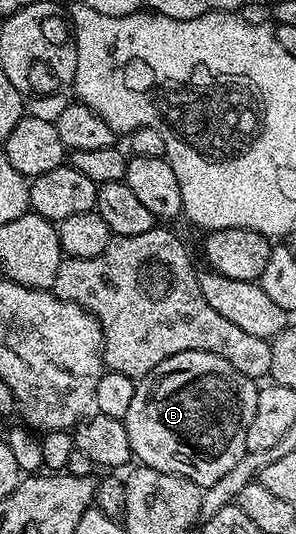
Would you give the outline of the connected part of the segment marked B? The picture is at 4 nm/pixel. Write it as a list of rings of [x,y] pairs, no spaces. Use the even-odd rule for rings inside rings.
[[[182,351],[158,363],[154,371],[139,378],[134,399],[130,402],[130,411],[126,411],[122,418],[133,458],[140,465],[154,471],[182,475],[201,487],[218,482],[246,454],[242,417],[240,421],[240,401],[236,398],[236,381],[238,382],[238,377],[230,363],[206,351]]]

